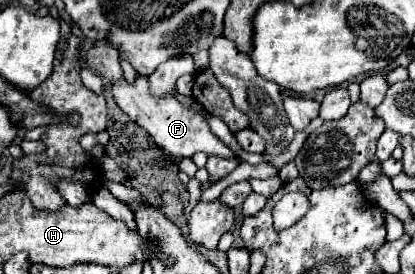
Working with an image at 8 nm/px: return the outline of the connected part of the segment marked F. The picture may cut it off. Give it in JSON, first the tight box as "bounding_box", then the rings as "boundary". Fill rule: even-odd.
{"bounding_box":[114,76,240,160],"boundary":[[[138,76],[136,84],[130,86],[126,80],[114,82],[114,100],[116,104],[130,116],[130,120],[134,120],[136,124],[140,124],[152,138],[154,142],[166,150],[168,154],[172,154],[174,158],[192,158],[196,152],[204,152],[206,156],[216,154],[220,158],[236,158],[240,160],[234,150],[230,150],[220,138],[216,138],[208,124],[204,122],[202,114],[198,114],[196,110],[190,110],[186,106],[182,106],[176,98],[166,96],[166,98],[154,98],[148,90],[148,82],[144,76]]]}

